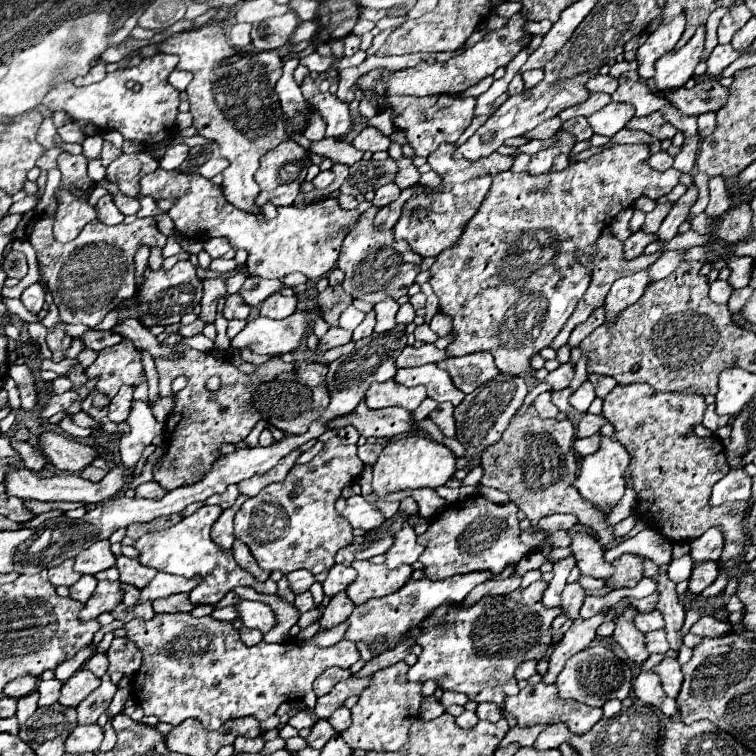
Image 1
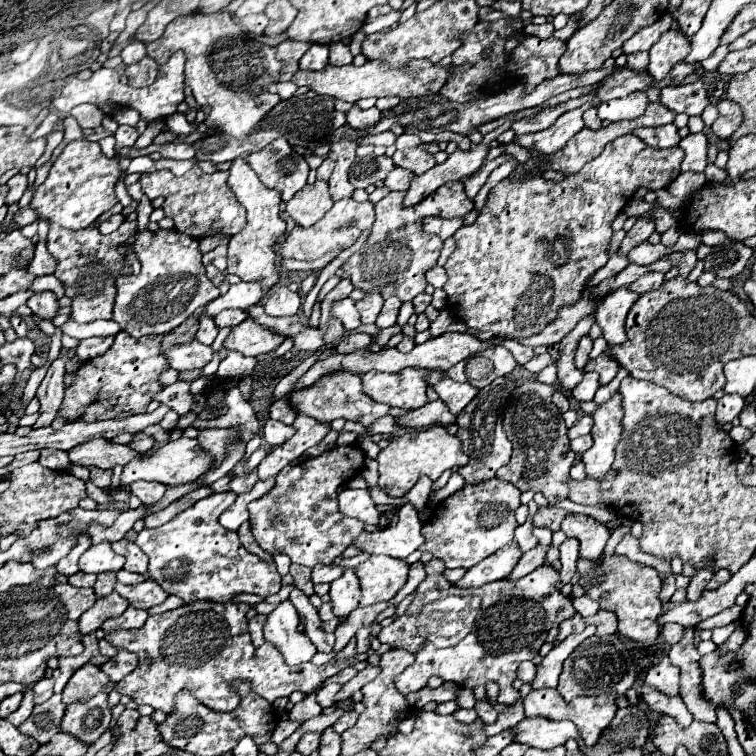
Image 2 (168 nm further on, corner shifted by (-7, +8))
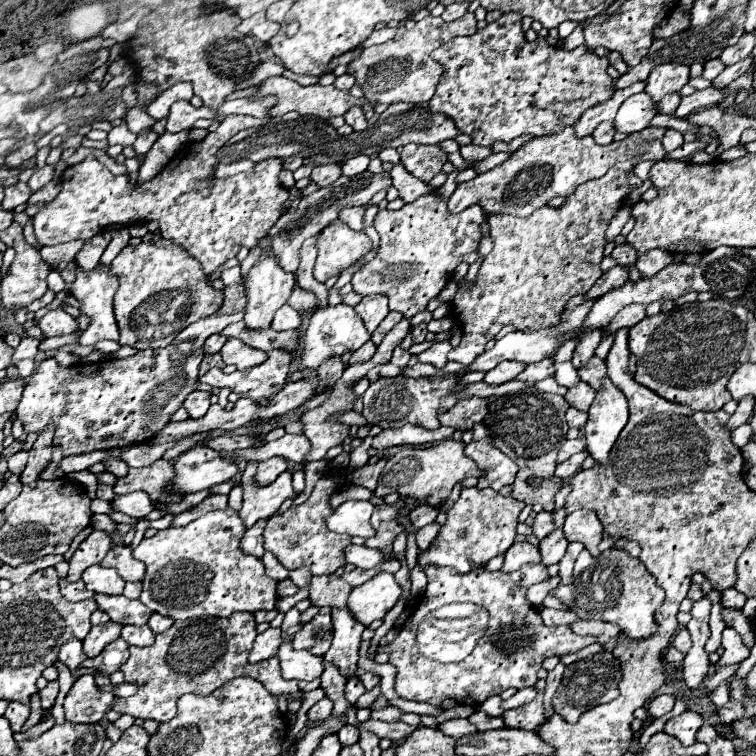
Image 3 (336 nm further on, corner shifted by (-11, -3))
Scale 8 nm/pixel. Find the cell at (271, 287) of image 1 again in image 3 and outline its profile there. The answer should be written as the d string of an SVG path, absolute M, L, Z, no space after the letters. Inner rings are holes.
M246 309L234 313L216 311L182 329L164 349L144 349L126 359L106 359L92 365L76 363L72 367L60 367L54 359L44 359L24 387L16 417L28 433L40 433L48 423L56 423L54 445L60 445L64 455L112 449L114 453L104 463L110 473L122 477L128 465L118 459L120 449L144 443L170 421L186 395L196 389L206 339L226 325L242 321L244 313Z

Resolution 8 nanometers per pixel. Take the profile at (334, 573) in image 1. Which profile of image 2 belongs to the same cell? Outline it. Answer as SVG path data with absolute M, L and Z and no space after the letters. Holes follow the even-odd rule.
M352 568L344 572L342 578L330 584L330 604L334 616L338 616L340 624L350 616L352 610L358 608L360 602L360 582Z

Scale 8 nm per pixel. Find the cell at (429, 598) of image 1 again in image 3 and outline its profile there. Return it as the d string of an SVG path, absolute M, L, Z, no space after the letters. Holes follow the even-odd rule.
M528 541L524 543L514 543L510 547L510 551L506 551L506 559L504 559L504 565L502 565L502 571L504 573L512 573L524 565L534 565L540 561L540 551L538 547L530 545Z

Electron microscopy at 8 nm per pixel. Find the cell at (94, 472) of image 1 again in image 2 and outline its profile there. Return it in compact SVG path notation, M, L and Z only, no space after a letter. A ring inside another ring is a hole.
M90 468L90 480L92 480L98 488L108 490L110 480L112 480L112 472L110 472L110 470L100 470L100 468Z

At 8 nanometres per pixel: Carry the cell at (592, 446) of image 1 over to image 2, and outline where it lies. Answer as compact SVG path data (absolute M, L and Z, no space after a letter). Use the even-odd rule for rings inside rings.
M590 434L588 436L582 436L582 438L576 438L576 440L570 442L570 450L576 452L576 454L586 452L590 446L592 446L592 436Z

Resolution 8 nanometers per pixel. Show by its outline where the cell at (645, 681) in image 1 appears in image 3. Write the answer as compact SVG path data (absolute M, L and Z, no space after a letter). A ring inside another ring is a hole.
M684 711L682 715L668 719L664 725L664 731L668 731L668 735L674 735L684 747L692 745L696 741L696 731L700 729L702 717L694 711Z

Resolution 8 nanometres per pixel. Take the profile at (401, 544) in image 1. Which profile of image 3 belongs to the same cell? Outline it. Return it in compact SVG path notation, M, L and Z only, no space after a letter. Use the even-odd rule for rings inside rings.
M348 545L344 549L346 561L360 569L374 569L386 561L386 553L380 549L370 549L366 545Z

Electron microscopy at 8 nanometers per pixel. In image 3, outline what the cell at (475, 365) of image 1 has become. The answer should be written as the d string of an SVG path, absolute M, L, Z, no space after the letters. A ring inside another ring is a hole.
M504 361L504 363L498 363L494 369L490 369L486 375L484 375L484 383L488 385L502 385L506 381L512 381L516 379L522 371L524 371L524 363L520 361Z

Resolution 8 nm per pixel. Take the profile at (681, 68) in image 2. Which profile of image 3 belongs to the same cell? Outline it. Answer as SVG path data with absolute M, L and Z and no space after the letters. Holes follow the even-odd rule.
M668 93L664 99L658 101L658 113L666 113L666 115L674 115L676 107L680 105L680 93Z

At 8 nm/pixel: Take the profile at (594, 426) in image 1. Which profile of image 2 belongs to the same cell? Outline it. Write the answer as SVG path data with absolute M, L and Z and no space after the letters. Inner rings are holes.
M584 416L582 420L578 420L578 422L568 430L568 438L574 440L574 438L578 438L578 436L586 436L586 434L590 434L590 430L592 430L592 420L590 420L590 416Z

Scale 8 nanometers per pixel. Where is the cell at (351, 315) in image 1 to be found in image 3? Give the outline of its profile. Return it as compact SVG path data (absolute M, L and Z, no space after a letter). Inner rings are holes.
M340 303L336 307L328 305L326 309L316 309L310 319L310 325L304 333L304 339L302 339L302 349L304 349L302 363L304 363L304 367L316 369L326 357L342 355L344 351L354 351L368 339L370 339L370 333L366 331L362 319L356 315L356 311L352 307Z

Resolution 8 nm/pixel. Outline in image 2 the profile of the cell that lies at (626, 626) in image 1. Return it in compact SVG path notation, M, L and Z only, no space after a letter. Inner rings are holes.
M602 554L600 560L584 560L578 558L578 584L584 588L584 594L600 604L602 610L610 610L618 618L618 632L630 640L654 644L660 632L656 618L662 612L660 594L660 576L654 568L632 562L626 556L618 554Z

